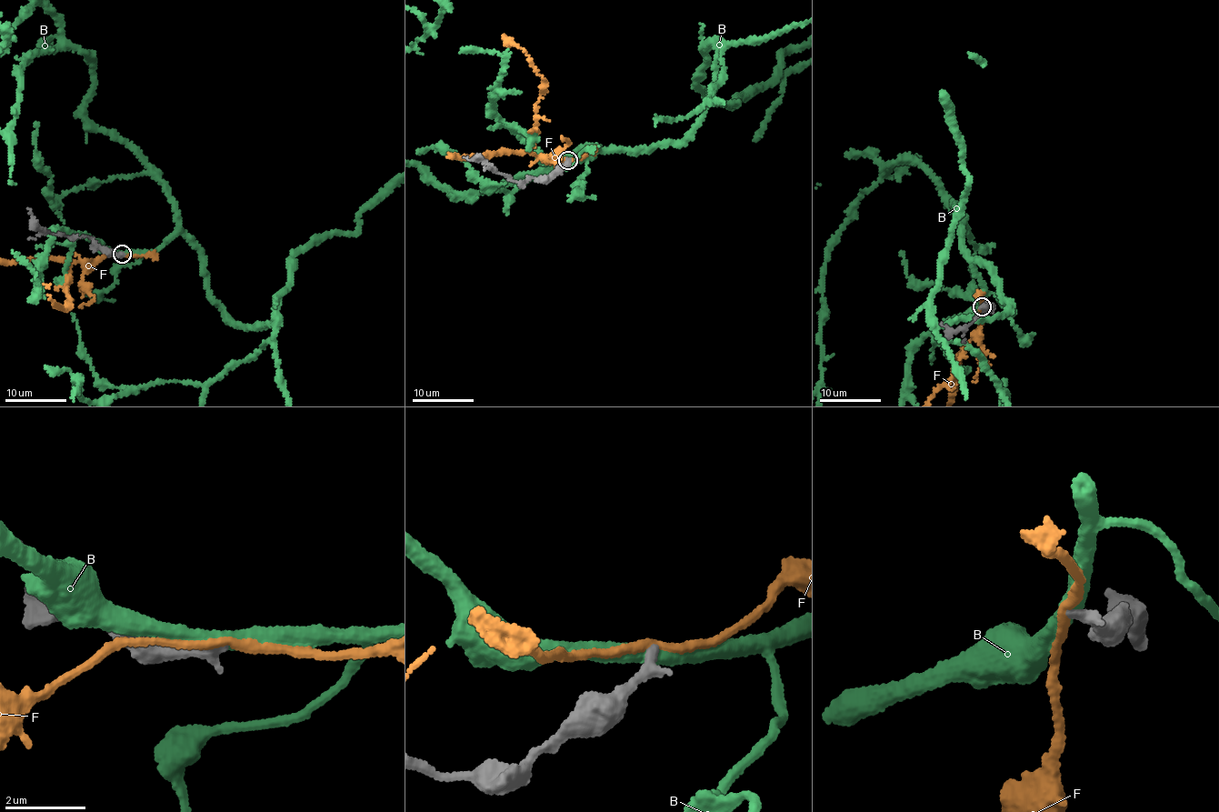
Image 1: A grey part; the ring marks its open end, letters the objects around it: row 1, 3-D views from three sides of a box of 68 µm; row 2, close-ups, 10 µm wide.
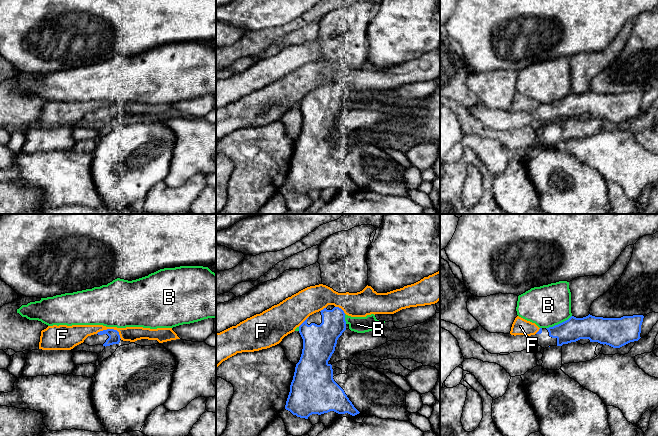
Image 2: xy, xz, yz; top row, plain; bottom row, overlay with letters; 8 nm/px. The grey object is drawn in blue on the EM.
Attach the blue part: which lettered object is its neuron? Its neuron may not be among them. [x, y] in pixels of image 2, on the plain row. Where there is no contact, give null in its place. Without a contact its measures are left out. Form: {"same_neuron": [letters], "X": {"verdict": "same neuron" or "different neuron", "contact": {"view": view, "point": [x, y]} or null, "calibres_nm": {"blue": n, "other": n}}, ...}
{"same_neuron": [], "B": {"verdict": "different neuron", "contact": {"view": "yz", "point": [558, 100]}, "calibres_nm": {"blue": 190, "other": 340}}, "F": {"verdict": "different neuron", "contact": {"view": "xy", "point": [110, 105]}, "calibres_nm": {"blue": 100, "other": 130}}}

